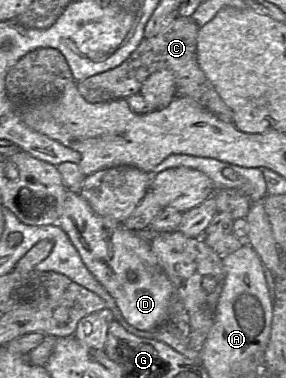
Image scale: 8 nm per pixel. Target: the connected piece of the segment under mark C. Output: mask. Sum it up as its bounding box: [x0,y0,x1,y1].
[77,16,233,123]

